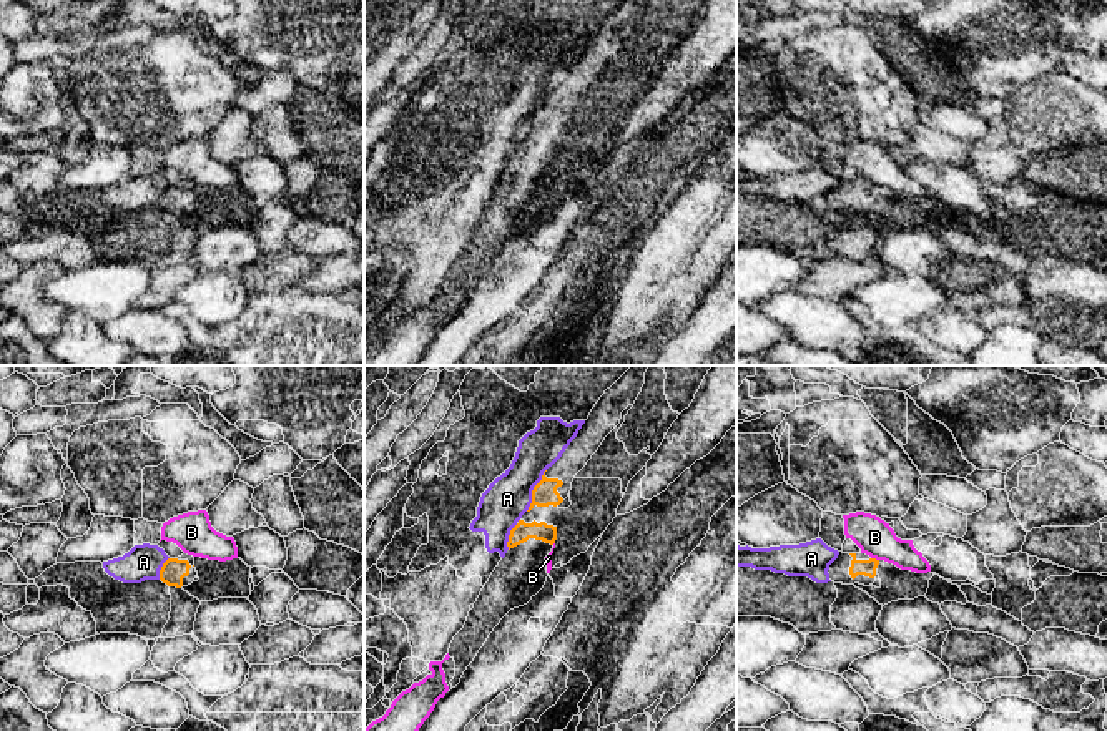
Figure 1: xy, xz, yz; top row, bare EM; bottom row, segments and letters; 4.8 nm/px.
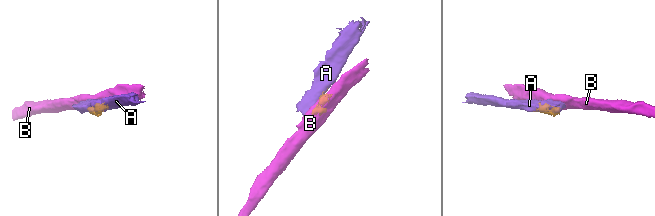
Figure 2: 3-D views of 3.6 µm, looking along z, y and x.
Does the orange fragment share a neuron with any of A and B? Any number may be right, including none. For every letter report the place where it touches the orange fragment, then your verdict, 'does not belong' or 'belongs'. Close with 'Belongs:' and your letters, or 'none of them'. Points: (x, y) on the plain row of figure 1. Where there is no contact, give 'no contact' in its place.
A: xz (532, 118) | does not belong
B: yz (875, 186) | does not belong
Belongs: none of them

